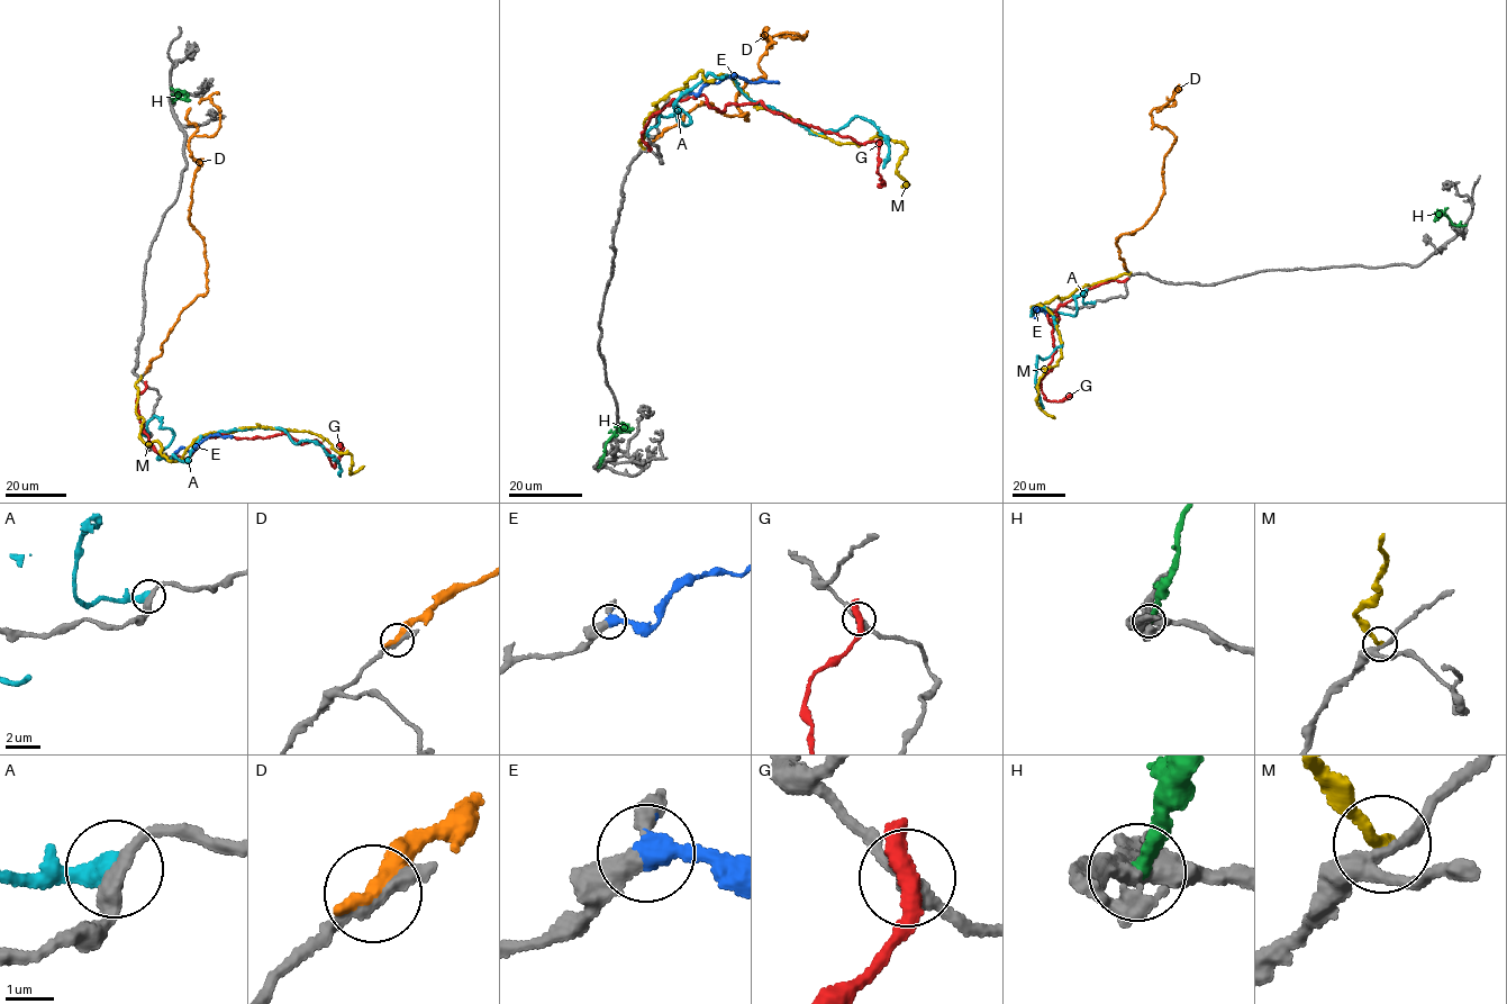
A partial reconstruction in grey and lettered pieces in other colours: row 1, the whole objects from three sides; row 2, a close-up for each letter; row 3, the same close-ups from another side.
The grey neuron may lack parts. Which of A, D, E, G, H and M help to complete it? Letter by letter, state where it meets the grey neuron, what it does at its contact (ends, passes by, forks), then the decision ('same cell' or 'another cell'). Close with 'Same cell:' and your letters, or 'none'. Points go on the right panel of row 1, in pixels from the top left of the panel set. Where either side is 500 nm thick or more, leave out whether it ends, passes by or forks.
A: (1095, 302) | it ends | another cell
D: (1125, 269) | it ends | another cell
E: (1049, 310) | it ends | same cell
G: (1125, 280) | another cell
H: (1465, 225) | it ends | same cell
M: (1129, 273) | it ends | another cell
Same cell: E, H

